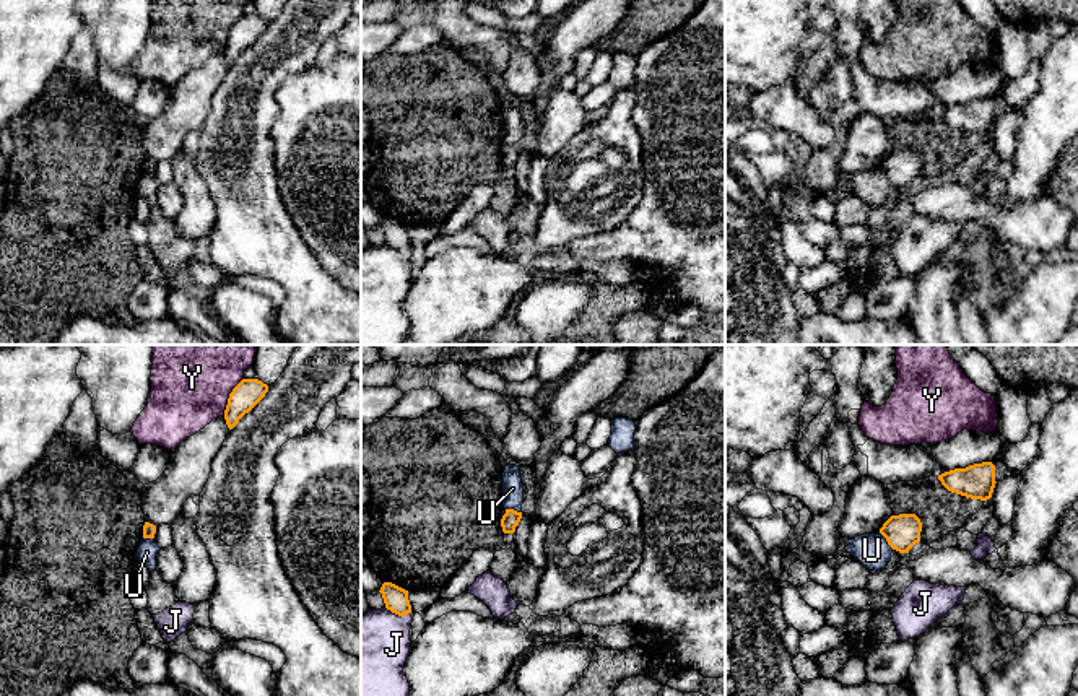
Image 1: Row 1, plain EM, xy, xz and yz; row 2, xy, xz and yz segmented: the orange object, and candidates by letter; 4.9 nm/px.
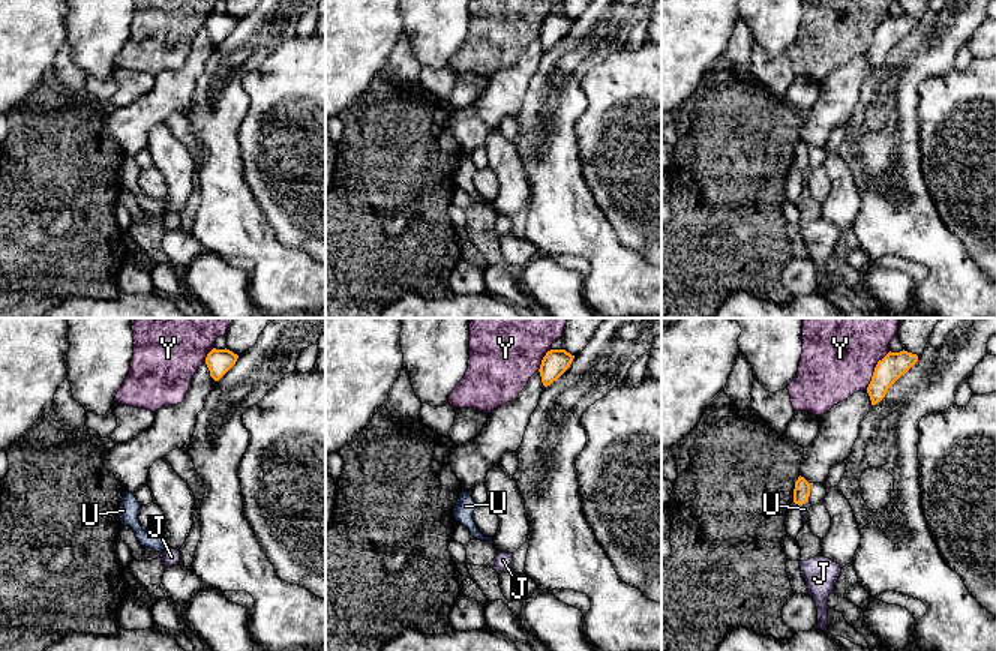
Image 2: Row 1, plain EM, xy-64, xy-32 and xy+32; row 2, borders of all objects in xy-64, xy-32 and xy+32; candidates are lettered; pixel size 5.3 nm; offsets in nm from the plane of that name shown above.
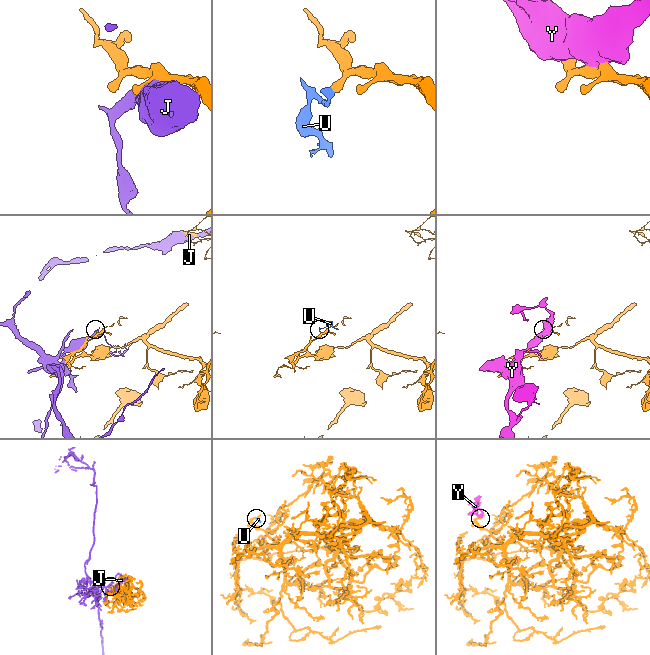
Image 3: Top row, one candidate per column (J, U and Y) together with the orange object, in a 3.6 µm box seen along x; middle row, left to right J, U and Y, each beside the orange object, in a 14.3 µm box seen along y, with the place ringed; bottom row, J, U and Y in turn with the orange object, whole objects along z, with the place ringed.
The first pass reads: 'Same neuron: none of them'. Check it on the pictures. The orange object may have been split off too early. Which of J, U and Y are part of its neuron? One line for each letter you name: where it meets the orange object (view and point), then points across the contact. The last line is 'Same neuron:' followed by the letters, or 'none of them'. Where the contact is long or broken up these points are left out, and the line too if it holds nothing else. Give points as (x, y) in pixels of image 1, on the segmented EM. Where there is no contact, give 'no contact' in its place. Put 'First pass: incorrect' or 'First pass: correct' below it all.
Same neuron: none of them
First pass: correct

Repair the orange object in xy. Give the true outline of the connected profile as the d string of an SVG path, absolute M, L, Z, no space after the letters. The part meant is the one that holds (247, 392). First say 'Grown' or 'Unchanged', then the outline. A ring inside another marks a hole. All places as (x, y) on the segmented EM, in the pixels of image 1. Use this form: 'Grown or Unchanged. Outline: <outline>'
Unchanged. Outline: M242 379L229 394L224 420L233 429L268 392L268 385L259 379Z

